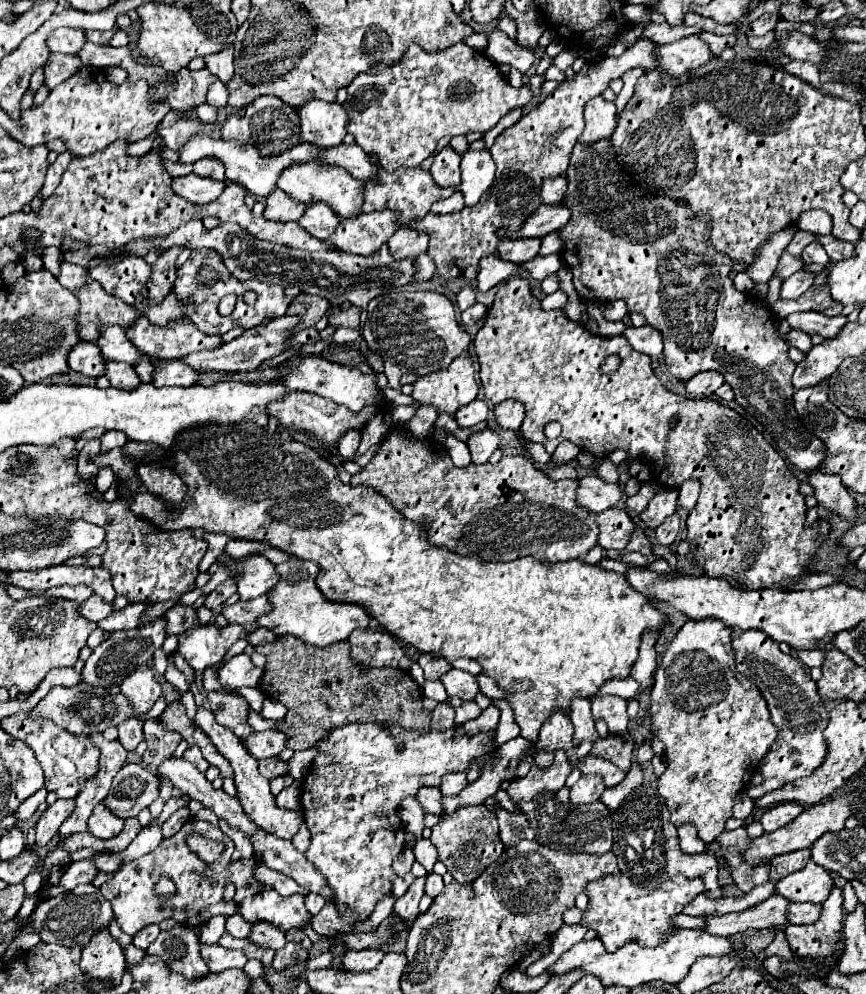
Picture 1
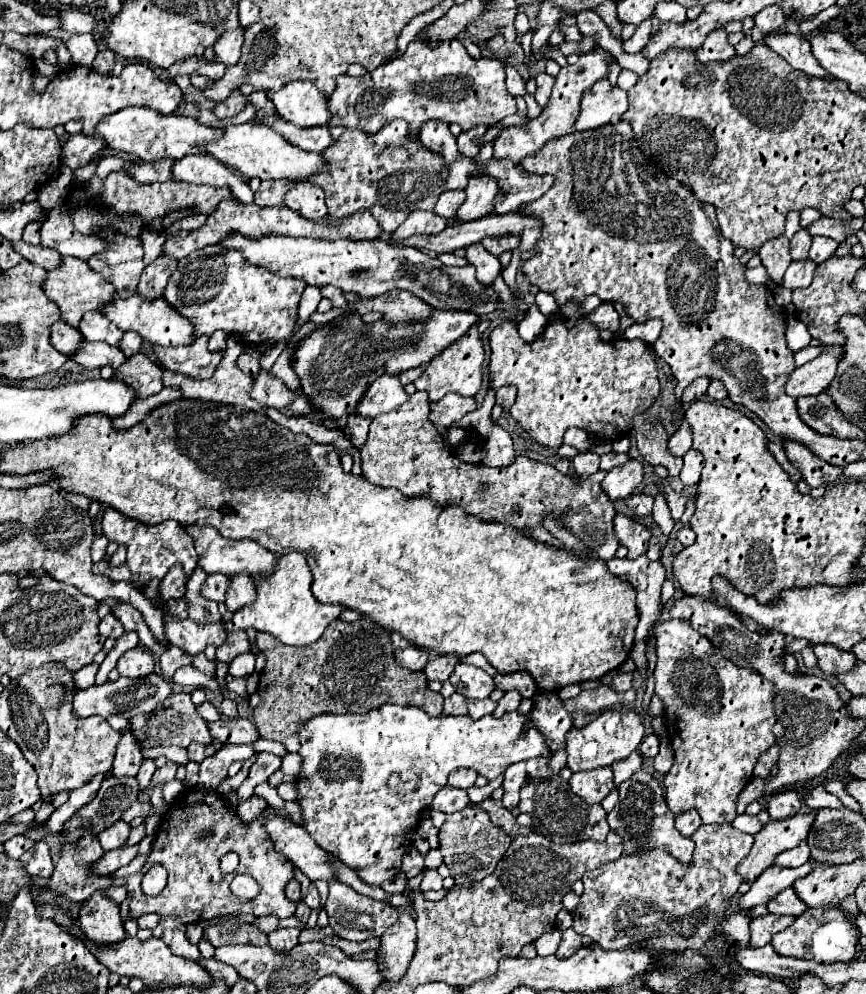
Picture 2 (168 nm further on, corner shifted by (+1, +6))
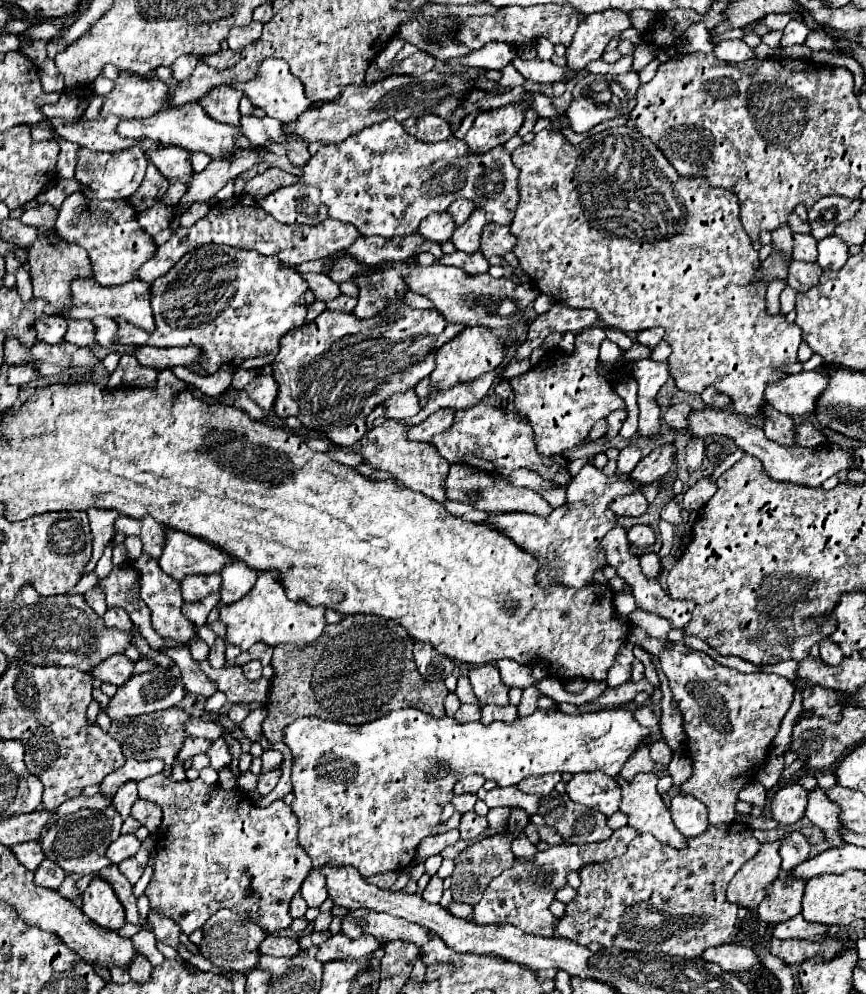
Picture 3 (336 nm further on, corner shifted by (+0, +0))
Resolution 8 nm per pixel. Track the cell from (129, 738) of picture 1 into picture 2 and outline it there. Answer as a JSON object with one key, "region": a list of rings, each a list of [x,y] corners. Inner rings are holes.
{"region":[[[125,731],[121,737],[121,743],[117,745],[117,755],[115,755],[111,775],[113,777],[135,777],[141,763],[143,763],[143,755],[141,755],[139,743],[133,743],[133,735]]]}

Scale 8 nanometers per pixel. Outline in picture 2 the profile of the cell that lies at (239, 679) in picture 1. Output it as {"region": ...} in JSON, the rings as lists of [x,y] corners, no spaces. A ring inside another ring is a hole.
{"region":[[[243,653],[233,659],[229,665],[229,675],[233,677],[247,677],[255,671],[255,655],[253,653]]]}

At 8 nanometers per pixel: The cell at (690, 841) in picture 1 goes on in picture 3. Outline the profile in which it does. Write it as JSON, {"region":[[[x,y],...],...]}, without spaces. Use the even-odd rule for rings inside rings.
{"region":[[[676,795],[670,805],[672,821],[684,837],[698,837],[708,827],[706,805],[702,805],[692,795]]]}

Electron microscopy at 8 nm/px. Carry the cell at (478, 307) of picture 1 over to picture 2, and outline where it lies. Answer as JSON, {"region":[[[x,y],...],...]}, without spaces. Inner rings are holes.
{"region":[[[437,309],[431,311],[427,323],[363,323],[359,315],[345,315],[319,325],[315,331],[297,341],[291,367],[297,373],[301,391],[305,397],[309,397],[309,403],[317,411],[341,419],[343,415],[355,413],[367,387],[373,383],[373,379],[377,379],[377,375],[399,375],[419,365],[427,365],[439,351],[455,343],[475,323],[477,315],[469,311]]]}

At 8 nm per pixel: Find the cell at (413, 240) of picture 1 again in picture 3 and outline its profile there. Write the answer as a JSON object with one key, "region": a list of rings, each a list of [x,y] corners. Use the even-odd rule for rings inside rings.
{"region":[[[432,213],[426,219],[420,221],[418,225],[418,233],[428,239],[428,241],[436,241],[436,243],[446,243],[452,233],[454,233],[454,221],[448,213]]]}

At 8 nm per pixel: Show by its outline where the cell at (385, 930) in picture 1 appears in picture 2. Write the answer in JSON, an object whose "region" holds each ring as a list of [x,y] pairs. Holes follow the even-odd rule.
{"region":[[[315,927],[315,929],[305,929],[301,931],[301,937],[299,937],[299,943],[305,943],[305,941],[323,941],[325,937],[331,937],[333,935],[333,929],[331,927]]]}

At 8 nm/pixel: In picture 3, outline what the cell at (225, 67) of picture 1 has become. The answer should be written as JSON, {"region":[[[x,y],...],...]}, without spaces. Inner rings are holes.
{"region":[[[250,23],[248,27],[234,27],[230,29],[230,35],[228,35],[228,45],[232,51],[242,51],[246,45],[254,43],[262,33],[262,23]]]}

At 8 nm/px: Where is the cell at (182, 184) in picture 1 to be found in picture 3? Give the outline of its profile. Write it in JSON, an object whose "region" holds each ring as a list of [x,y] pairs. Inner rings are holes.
{"region":[[[132,147],[120,153],[96,153],[81,148],[74,178],[94,199],[128,199],[144,179],[144,155],[140,149]]]}

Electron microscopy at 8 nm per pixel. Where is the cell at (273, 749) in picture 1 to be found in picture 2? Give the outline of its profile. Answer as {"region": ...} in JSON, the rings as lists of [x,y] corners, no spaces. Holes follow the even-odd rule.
{"region":[[[235,717],[235,719],[219,719],[215,723],[207,723],[209,733],[213,739],[221,741],[221,743],[247,743],[253,745],[259,735],[257,729],[253,727],[253,723],[249,719],[243,717]]]}

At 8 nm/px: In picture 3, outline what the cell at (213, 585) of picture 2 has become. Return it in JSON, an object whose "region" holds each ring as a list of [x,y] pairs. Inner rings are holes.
{"region":[[[220,573],[214,575],[187,575],[180,581],[182,599],[186,603],[196,603],[206,599],[210,593],[218,593]]]}

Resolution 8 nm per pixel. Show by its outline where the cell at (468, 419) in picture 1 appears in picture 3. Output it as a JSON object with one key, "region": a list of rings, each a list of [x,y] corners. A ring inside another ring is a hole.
{"region":[[[450,407],[438,409],[428,419],[414,425],[408,431],[408,437],[412,441],[430,441],[430,437],[434,437],[438,433],[444,433],[444,429],[450,429],[450,425],[454,423],[454,413],[456,413],[456,409],[450,409]]]}

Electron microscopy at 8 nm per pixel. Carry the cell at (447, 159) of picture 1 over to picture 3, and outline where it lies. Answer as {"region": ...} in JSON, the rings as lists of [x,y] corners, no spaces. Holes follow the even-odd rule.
{"region":[[[434,115],[410,117],[402,125],[410,135],[418,137],[424,143],[438,143],[438,141],[448,141],[454,137],[450,125],[446,121],[442,121],[440,117],[434,117]]]}

